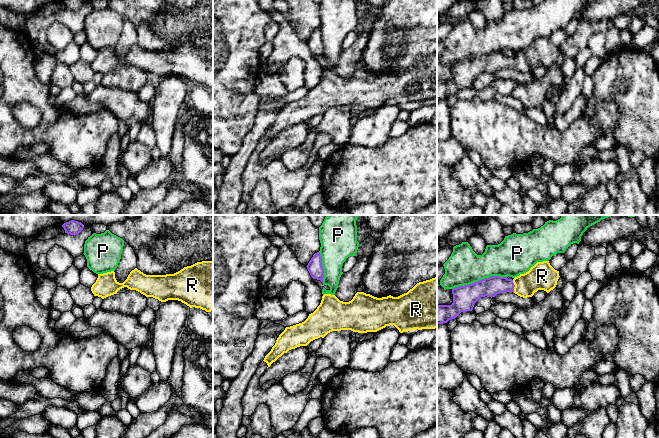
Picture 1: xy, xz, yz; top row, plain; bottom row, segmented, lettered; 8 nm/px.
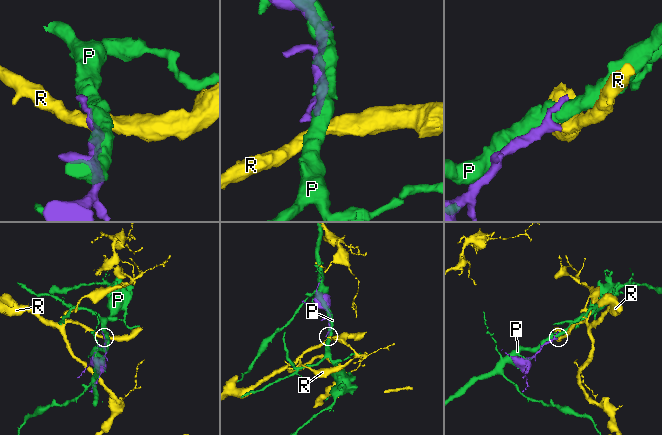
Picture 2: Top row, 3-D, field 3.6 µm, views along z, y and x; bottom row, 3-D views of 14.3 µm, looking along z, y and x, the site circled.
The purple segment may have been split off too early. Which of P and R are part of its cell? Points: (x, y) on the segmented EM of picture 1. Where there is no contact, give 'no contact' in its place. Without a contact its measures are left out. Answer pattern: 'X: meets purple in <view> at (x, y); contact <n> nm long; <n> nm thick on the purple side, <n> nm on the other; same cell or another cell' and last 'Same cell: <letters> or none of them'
P: meets purple in yz at (480, 280); contact 460 nm long; 190 nm thick on the purple side, 280 nm on the other; another cell
R: meets purple in yz at (514, 286); contact 110 nm long; 160 nm thick on the purple side, 220 nm on the other; same cell
Same cell: R

